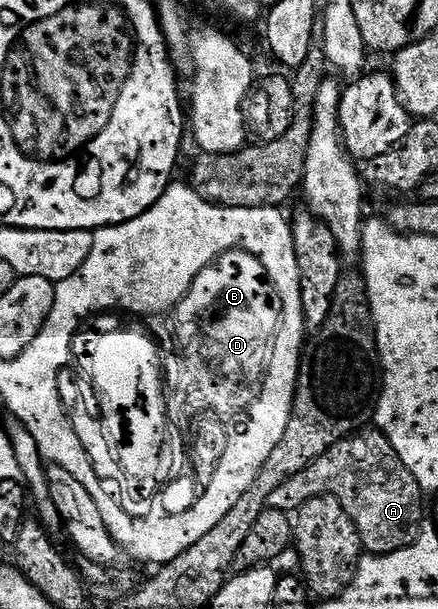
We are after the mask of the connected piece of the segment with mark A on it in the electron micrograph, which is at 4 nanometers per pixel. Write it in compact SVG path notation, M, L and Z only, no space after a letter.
M367 427L345 437L340 443L328 447L320 459L316 459L300 475L292 475L288 483L276 487L268 495L271 509L289 514L298 510L313 497L334 497L348 511L348 519L356 527L363 550L370 555L395 553L408 547L422 532L422 500L420 483L412 479L408 467L396 455L386 434L374 427Z

